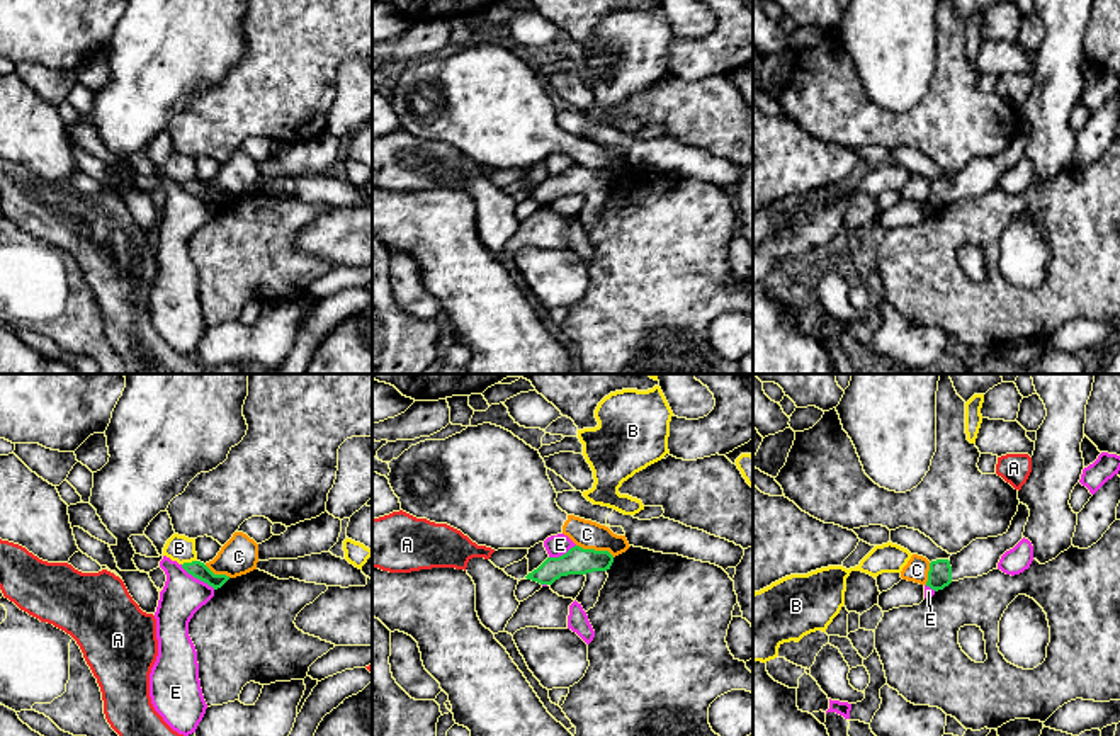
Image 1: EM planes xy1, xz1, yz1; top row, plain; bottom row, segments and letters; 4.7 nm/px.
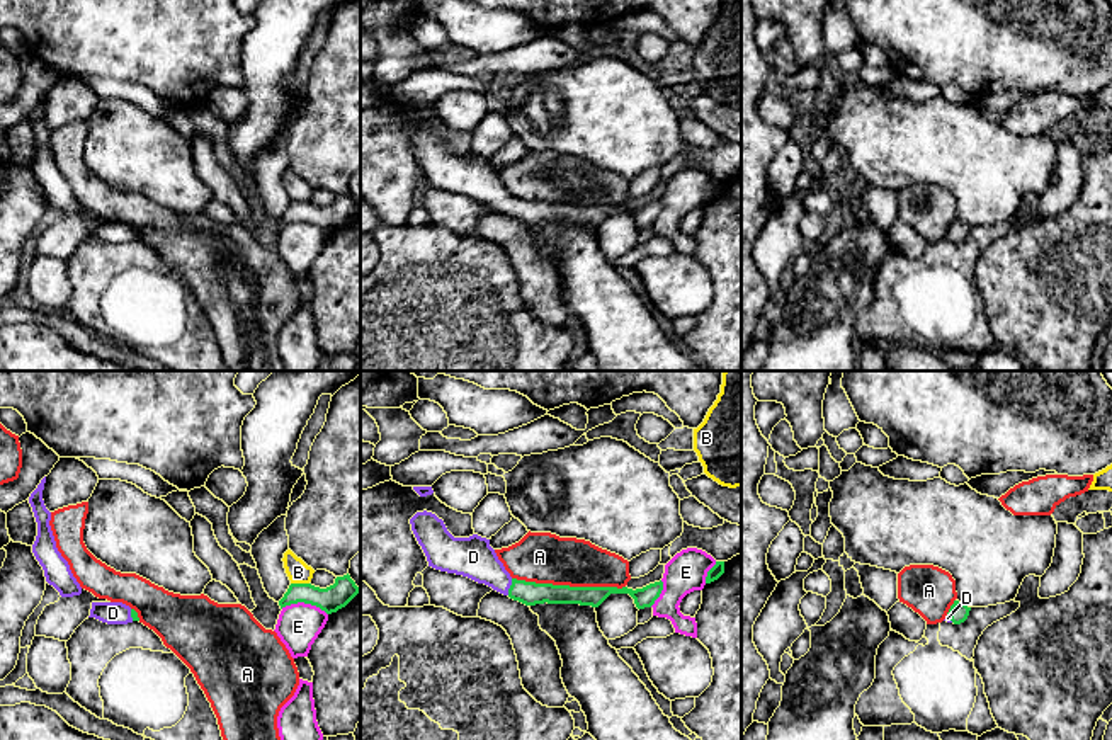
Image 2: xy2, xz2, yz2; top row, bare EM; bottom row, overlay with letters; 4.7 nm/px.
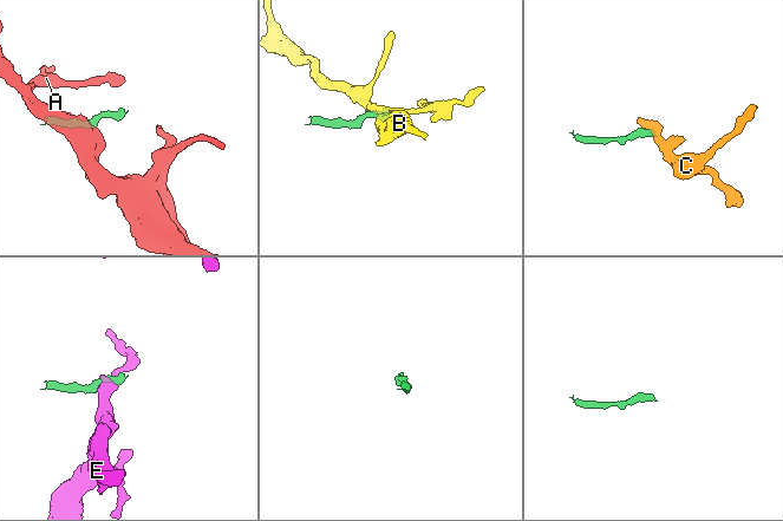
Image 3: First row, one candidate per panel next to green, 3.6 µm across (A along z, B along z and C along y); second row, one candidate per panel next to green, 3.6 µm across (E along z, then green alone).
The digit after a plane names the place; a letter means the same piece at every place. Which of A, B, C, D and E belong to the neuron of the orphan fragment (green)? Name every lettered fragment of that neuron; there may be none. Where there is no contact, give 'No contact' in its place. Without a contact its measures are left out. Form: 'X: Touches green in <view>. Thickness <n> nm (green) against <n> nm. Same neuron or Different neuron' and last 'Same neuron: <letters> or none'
A: Touches green in xz2. Thickness 110 nm (green) against 240 nm. Different neuron
B: Touches green in xy2. Thickness 120 nm (green) against 110 nm. Different neuron
C: Touches green in xz1. Thickness 130 nm (green) against 140 nm. Different neuron
D: Touches green in xz2. Thickness 110 nm (green) against 200 nm. Same neuron
E: Touches green in xy2. Thickness 120 nm (green) against 200 nm. Different neuron
Same neuron: D

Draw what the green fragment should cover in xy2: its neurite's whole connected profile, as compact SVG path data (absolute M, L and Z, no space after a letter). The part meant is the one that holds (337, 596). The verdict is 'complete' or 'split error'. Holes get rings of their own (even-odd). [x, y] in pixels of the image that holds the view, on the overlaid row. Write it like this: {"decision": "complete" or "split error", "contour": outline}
{"decision": "complete", "contour": "M350 575L337 577L335 583L320 589L311 583L291 583L284 597L279 601L281 609L291 604L304 602L320 607L326 614L337 612L345 607L360 589Z"}

